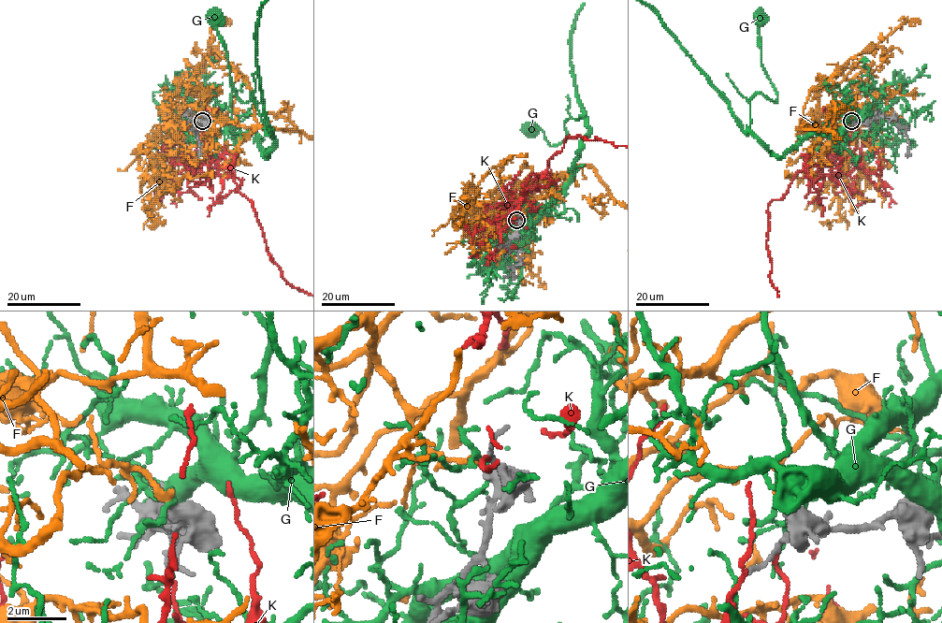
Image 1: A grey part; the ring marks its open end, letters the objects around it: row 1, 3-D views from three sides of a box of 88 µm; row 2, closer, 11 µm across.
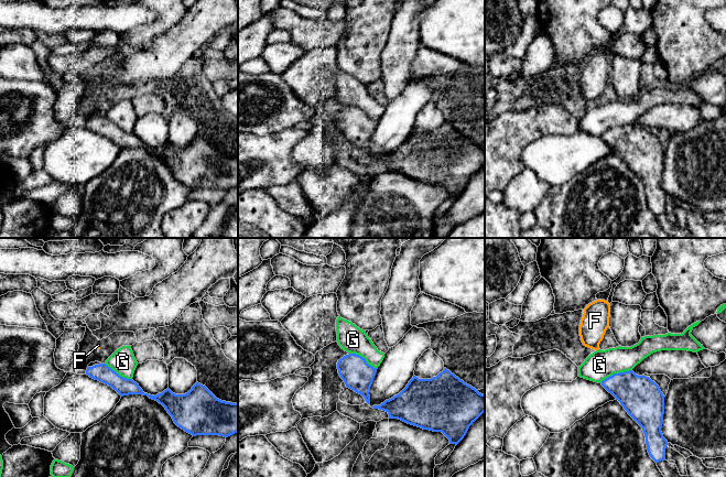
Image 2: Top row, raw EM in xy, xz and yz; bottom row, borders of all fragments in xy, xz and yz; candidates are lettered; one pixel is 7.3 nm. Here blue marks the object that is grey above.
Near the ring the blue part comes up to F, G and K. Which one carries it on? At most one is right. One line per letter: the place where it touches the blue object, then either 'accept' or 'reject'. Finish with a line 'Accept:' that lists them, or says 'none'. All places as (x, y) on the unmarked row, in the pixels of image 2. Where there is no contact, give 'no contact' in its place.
F: no contact; accept
G: meets blue in yz at (616, 127); reject
K: no contact; reject
Accept: F

